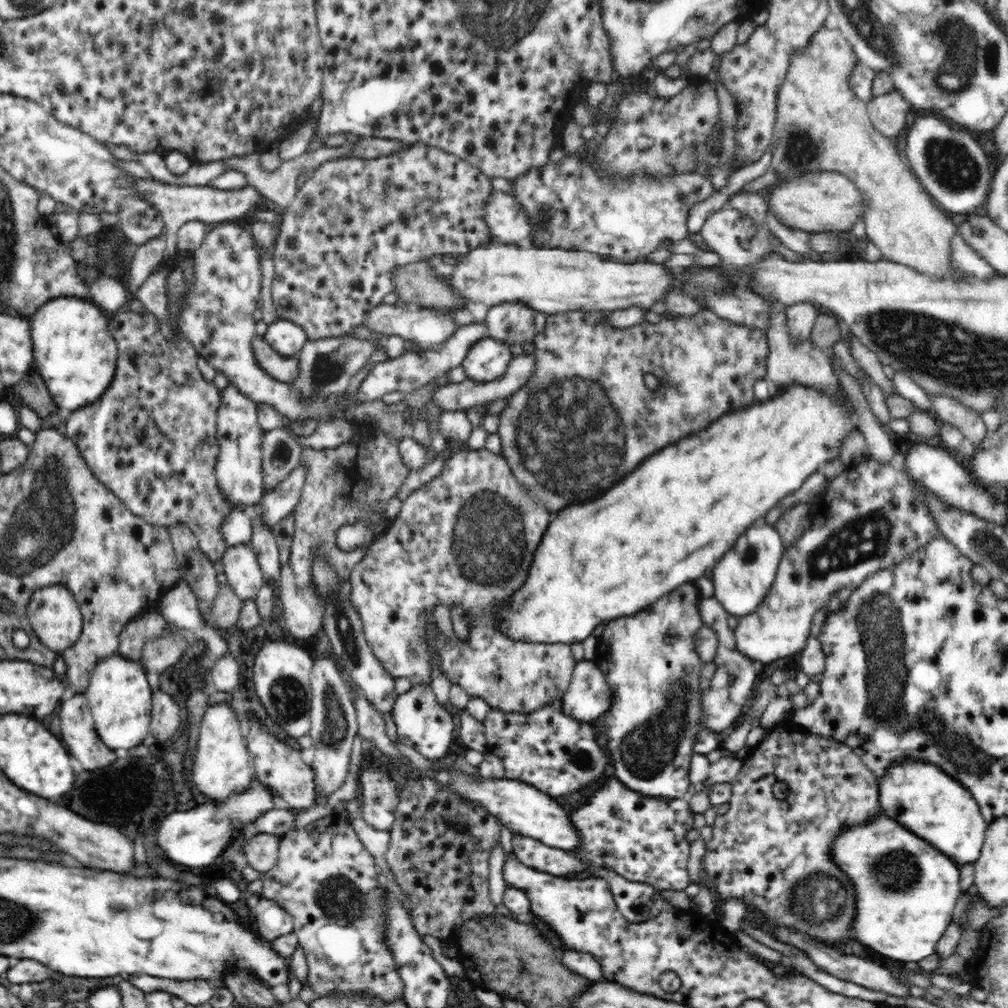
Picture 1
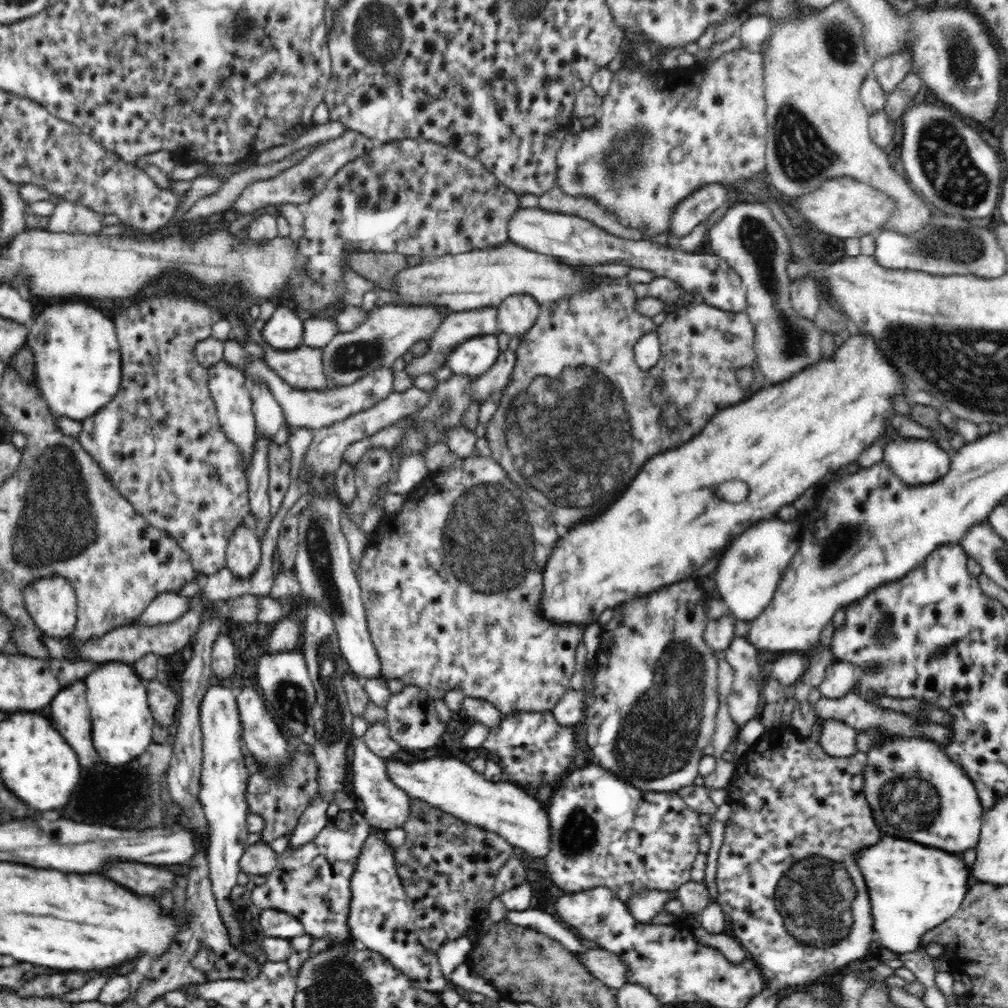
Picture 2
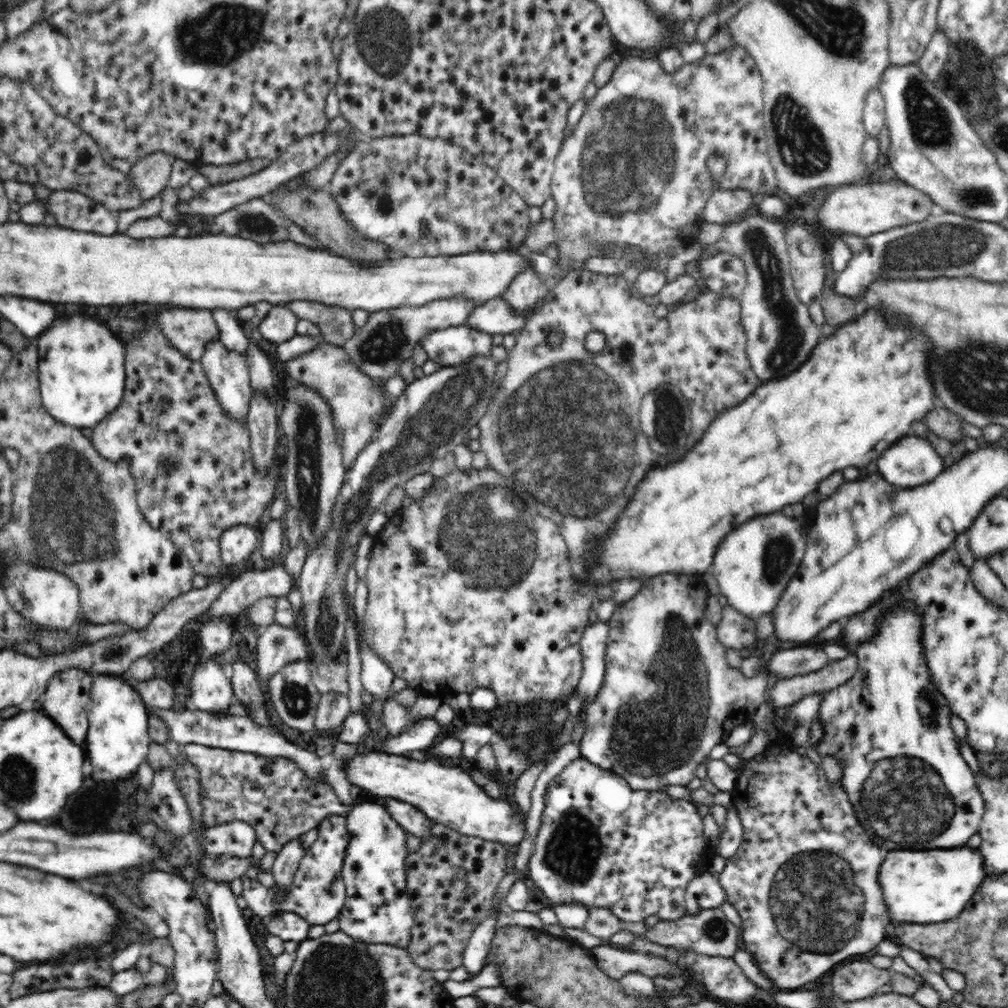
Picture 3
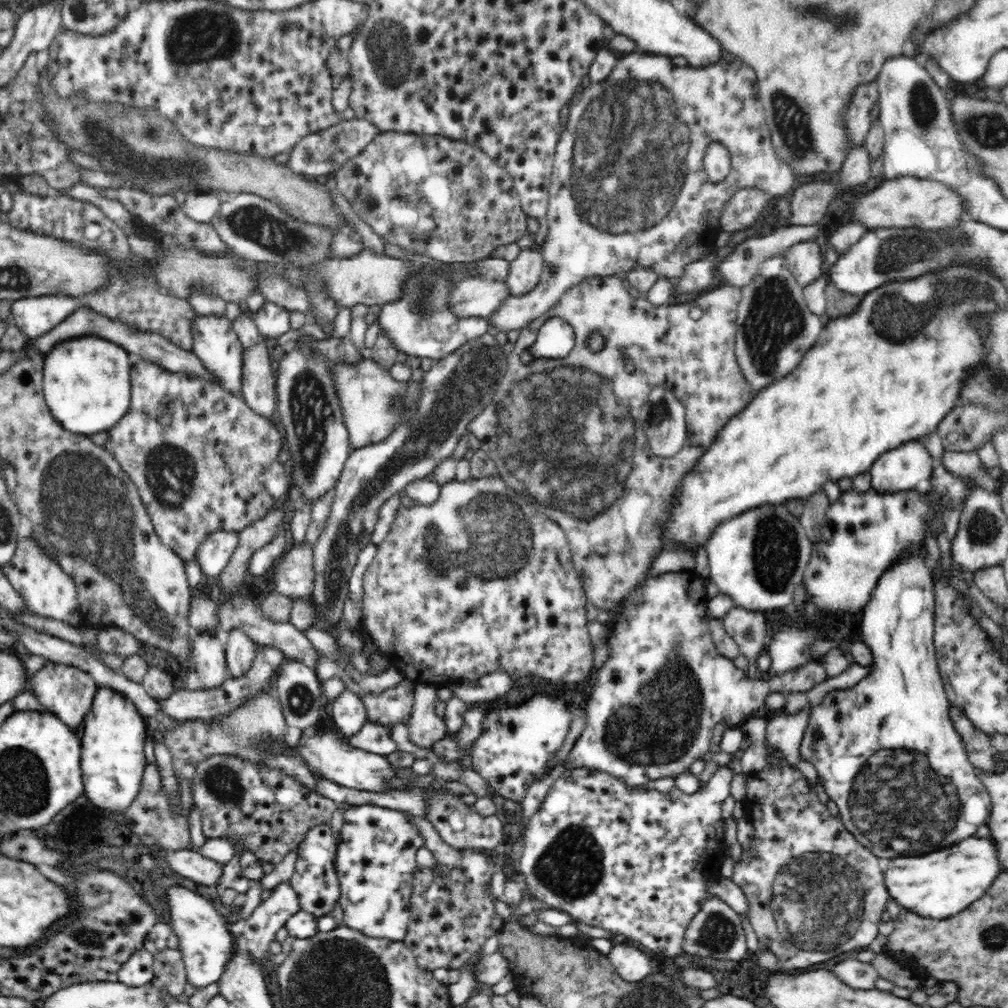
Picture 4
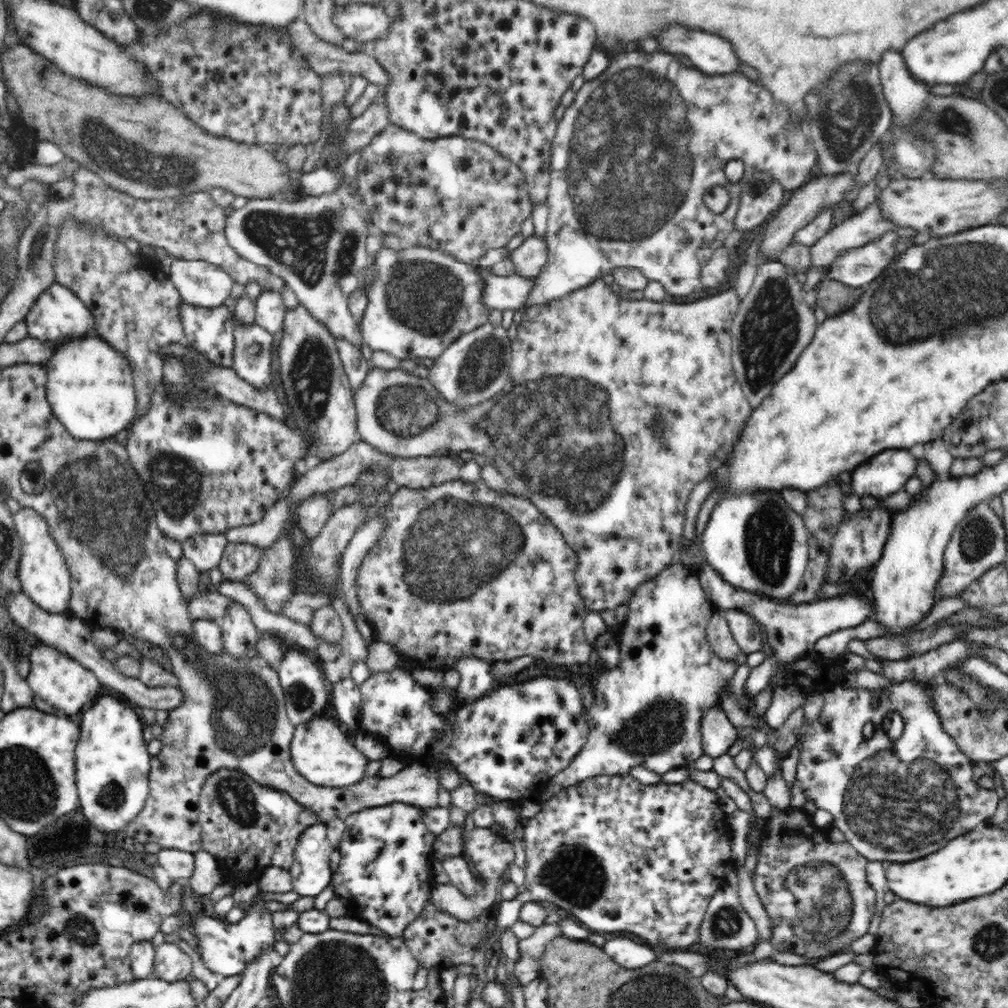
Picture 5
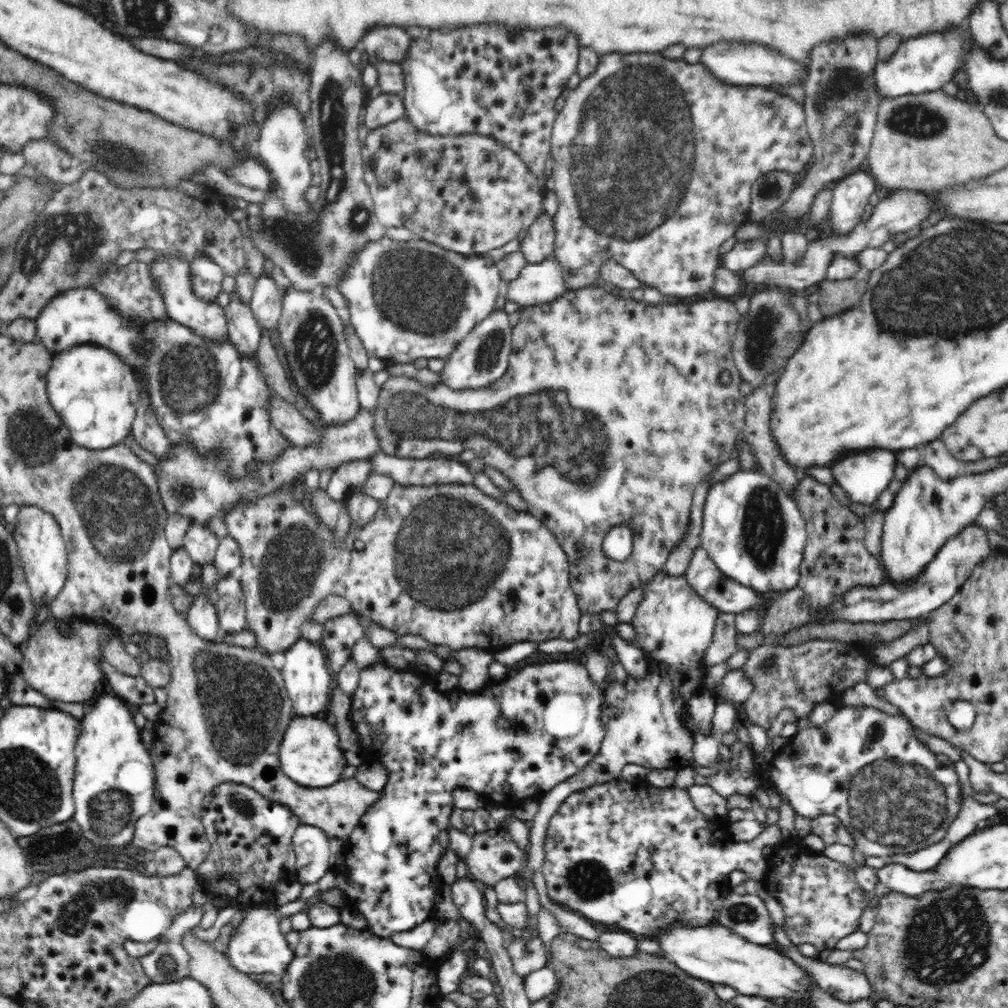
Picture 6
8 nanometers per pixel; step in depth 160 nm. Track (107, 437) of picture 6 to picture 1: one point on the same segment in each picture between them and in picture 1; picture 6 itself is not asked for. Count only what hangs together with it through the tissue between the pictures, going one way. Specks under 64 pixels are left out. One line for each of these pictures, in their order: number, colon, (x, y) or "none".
1: (73, 347)
2: (78, 369)
3: (81, 372)
4: (87, 384)
5: (90, 387)

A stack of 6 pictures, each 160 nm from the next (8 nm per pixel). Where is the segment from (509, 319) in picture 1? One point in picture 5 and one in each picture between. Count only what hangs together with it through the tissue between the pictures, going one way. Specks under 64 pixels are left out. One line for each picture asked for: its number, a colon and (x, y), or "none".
2: (516, 314)
3: (522, 292)
4: (525, 272)
5: (528, 259)

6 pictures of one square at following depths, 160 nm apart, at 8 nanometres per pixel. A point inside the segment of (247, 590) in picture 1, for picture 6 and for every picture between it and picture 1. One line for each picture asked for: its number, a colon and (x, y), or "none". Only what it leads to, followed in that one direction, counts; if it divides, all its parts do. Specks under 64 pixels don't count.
2: (244, 552)
3: (237, 544)
4: (215, 552)
5: (205, 551)
6: (200, 543)

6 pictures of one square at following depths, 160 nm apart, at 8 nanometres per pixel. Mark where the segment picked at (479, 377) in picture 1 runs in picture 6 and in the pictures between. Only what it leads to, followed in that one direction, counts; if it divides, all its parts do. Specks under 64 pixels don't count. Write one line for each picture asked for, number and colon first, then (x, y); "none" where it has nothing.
2: (473, 357)
3: (453, 345)
4: (420, 323)
5: (422, 300)
6: (408, 300)

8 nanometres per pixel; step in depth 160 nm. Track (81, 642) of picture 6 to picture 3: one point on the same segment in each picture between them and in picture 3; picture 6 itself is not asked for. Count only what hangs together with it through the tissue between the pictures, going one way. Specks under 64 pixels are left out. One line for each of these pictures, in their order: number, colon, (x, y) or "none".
3: (66, 699)
4: (65, 691)
5: (64, 683)

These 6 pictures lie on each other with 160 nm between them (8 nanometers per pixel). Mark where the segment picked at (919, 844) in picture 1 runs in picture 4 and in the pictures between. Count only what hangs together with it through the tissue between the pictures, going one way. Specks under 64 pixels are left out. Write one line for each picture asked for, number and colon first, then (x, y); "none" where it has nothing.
2: (912, 890)
3: (918, 887)
4: (936, 886)

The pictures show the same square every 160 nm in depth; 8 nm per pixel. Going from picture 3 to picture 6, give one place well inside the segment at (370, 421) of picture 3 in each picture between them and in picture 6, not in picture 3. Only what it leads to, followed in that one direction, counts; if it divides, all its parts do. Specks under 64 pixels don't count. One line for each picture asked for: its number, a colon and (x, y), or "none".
4: (371, 401)
5: (624, 515)
6: (651, 374)

